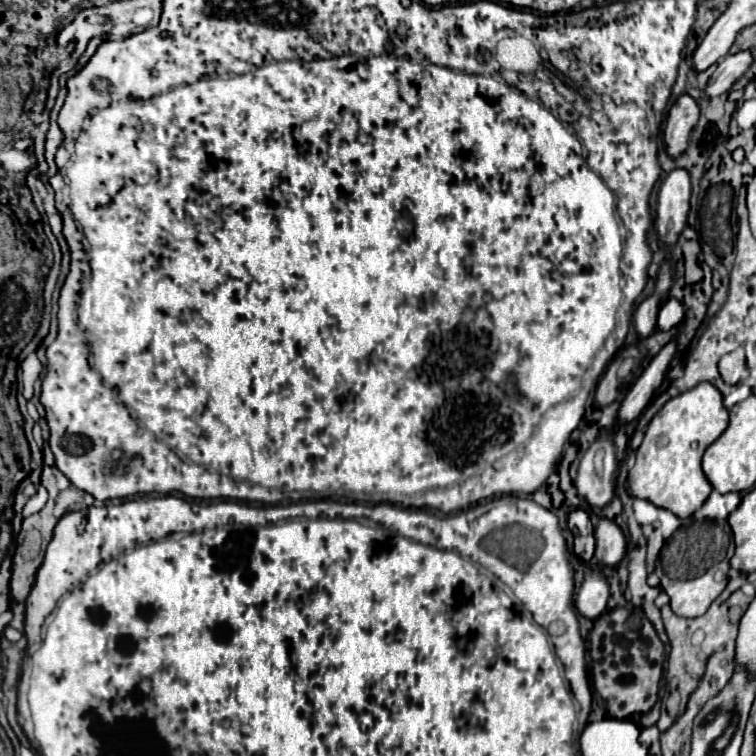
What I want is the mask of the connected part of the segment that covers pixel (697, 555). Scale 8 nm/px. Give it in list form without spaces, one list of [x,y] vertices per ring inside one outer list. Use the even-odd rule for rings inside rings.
[[[685,521],[661,549],[657,575],[663,591],[671,599],[671,609],[679,617],[699,617],[721,595],[727,585],[729,559],[733,557],[733,533],[727,521]]]

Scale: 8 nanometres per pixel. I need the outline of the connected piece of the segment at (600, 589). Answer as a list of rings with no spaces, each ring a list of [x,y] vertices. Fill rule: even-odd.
[[[599,573],[585,575],[585,581],[575,597],[577,611],[587,619],[597,619],[607,609],[609,599],[609,585],[607,579]]]

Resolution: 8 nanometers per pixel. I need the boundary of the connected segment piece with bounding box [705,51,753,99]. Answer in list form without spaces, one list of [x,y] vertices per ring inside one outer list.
[[[741,51],[741,53],[725,57],[721,63],[717,63],[717,69],[705,87],[705,95],[709,99],[713,99],[713,97],[727,93],[735,85],[735,81],[743,77],[743,73],[749,69],[751,61],[753,61],[753,57],[749,51]]]

